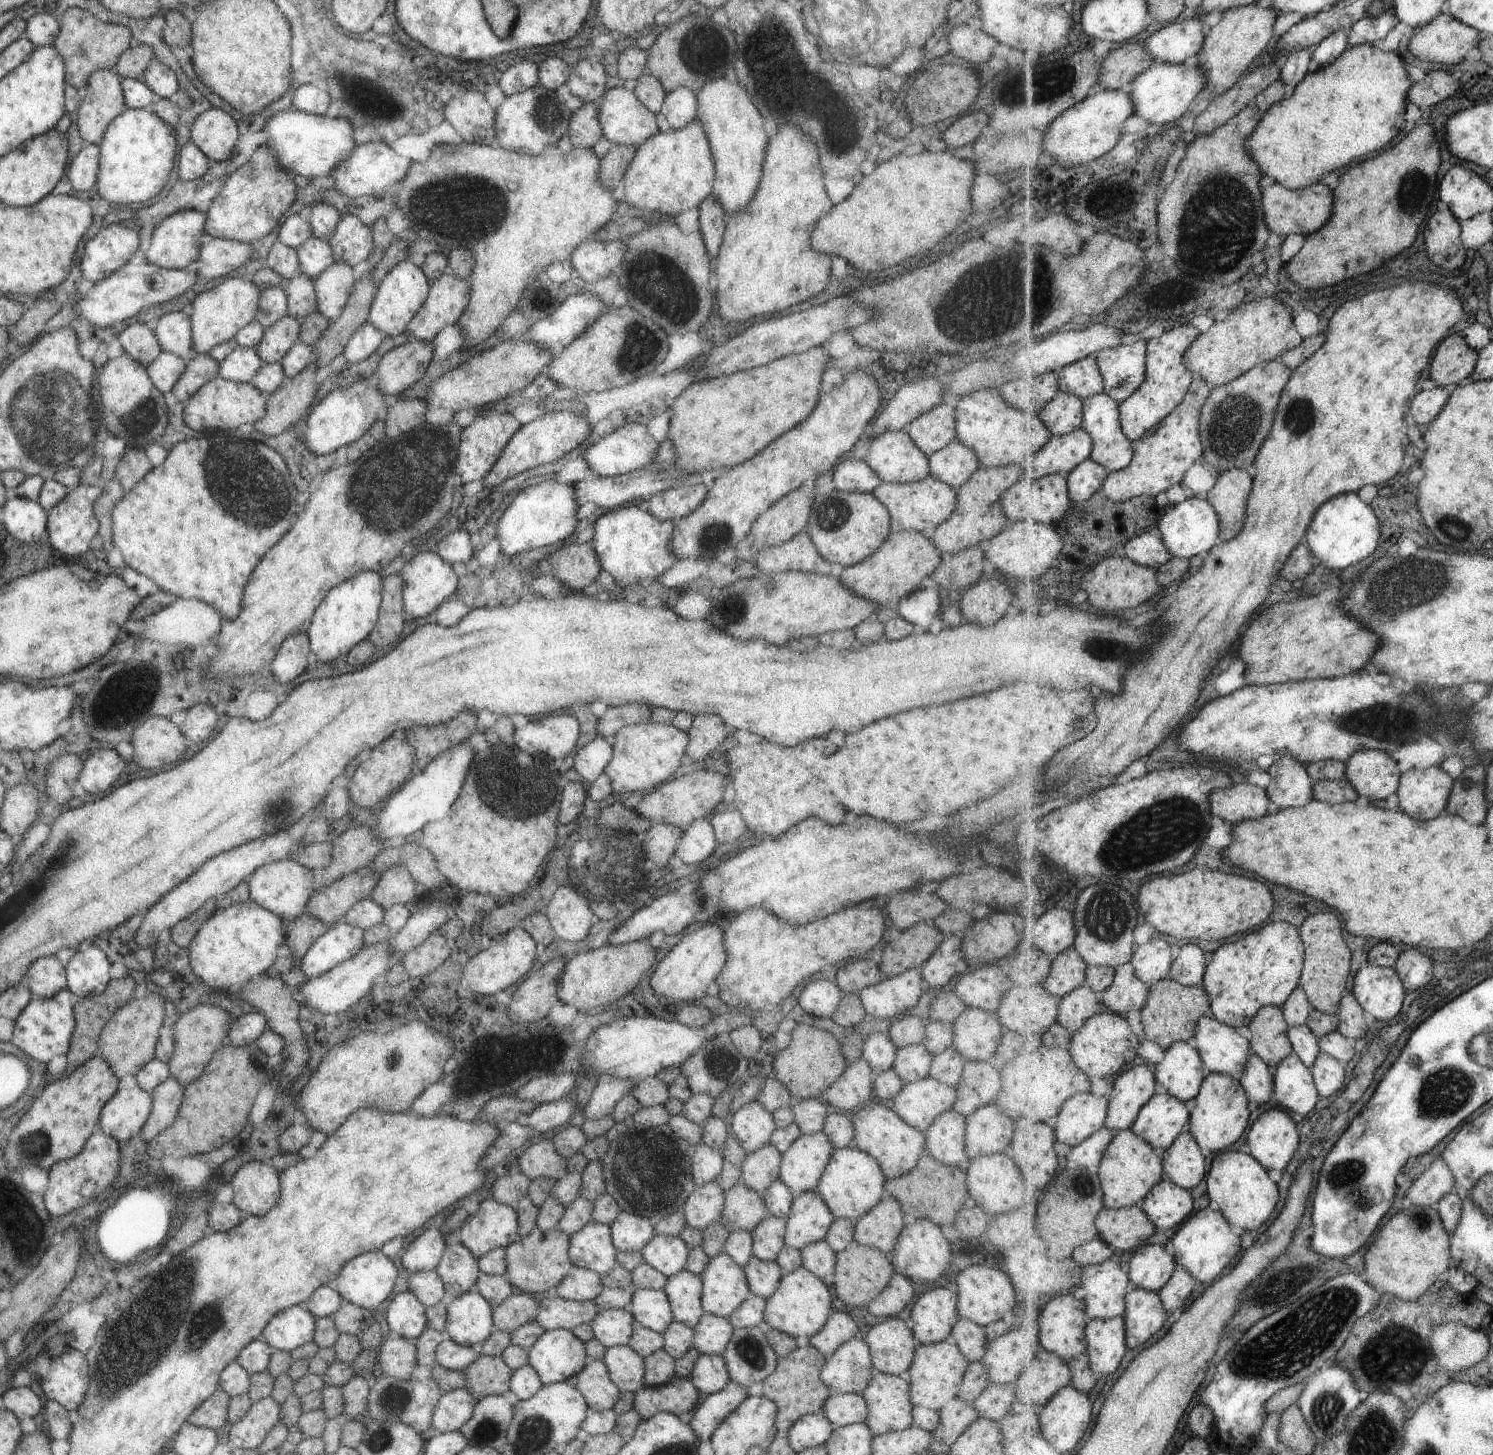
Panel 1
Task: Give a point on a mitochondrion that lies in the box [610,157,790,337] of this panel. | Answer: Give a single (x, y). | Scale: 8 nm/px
(683, 293)

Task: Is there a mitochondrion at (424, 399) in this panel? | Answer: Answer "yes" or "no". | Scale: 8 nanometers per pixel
no

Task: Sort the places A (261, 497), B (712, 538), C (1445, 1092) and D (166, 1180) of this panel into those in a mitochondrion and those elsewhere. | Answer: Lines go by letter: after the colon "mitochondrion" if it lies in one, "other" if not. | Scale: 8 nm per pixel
A: mitochondrion
B: mitochondrion
C: mitochondrion
D: other

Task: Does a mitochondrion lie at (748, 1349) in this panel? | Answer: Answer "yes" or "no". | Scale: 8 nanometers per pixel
yes

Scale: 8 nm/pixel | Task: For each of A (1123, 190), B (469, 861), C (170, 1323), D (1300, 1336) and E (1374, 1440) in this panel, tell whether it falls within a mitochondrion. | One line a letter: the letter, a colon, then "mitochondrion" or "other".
A: other
B: other
C: mitochondrion
D: mitochondrion
E: mitochondrion

